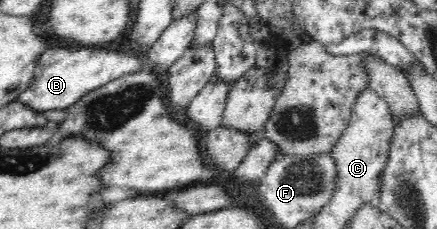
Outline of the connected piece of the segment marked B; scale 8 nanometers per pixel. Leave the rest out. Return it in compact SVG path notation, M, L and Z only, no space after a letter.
M84 46L77 49L79 51L49 47L45 50L36 61L32 86L25 89L17 97L17 101L41 113L49 109L65 109L83 99L89 91L101 89L122 75L134 74L143 69L141 54L137 54L137 51L133 53L129 51L128 55L125 55L125 53L105 51L105 49L93 51Z

